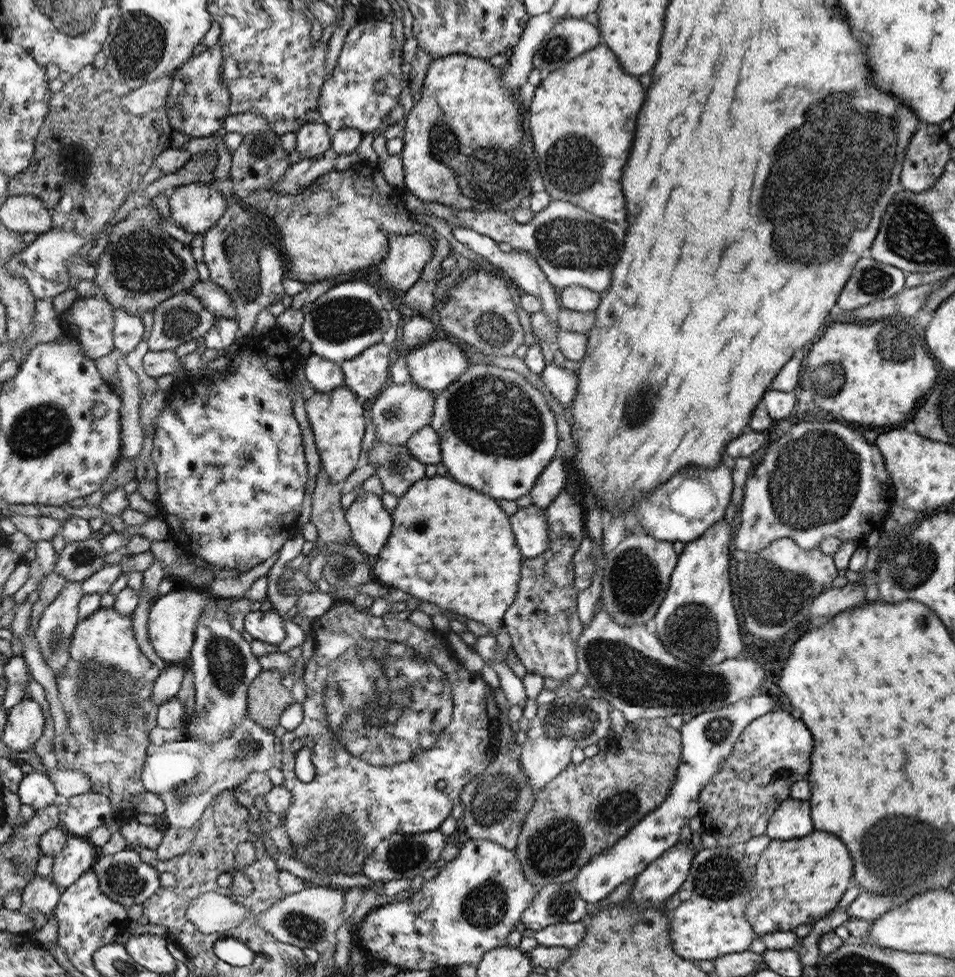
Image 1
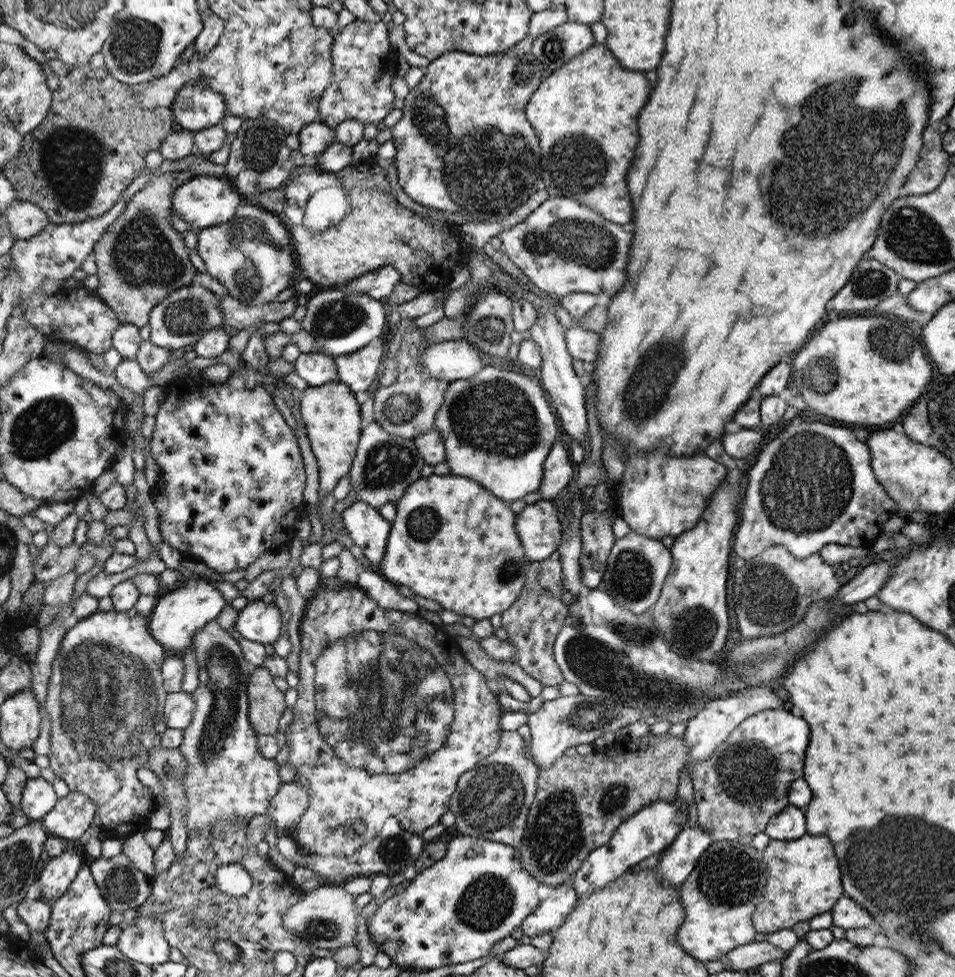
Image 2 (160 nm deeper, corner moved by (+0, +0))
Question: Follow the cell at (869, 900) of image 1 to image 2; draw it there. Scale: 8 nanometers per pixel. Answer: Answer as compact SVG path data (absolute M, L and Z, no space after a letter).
M842 895L837 900L837 904L831 908L831 914L832 925L844 931L865 928L874 922L871 914L848 895Z

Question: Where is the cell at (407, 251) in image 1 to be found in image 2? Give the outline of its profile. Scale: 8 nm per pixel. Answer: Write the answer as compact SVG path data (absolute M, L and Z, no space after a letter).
M390 263L357 279L345 282L342 289L344 292L364 292L374 300L385 300L398 282L401 282L400 273Z

